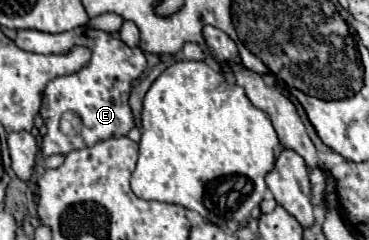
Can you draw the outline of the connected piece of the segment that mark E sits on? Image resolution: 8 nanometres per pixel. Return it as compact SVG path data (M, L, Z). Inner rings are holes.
M76 27L72 31L64 31L56 35L30 31L30 29L18 31L16 45L32 53L64 53L74 45L86 45L92 51L90 63L80 73L52 79L44 89L42 109L40 109L44 125L48 127L48 133L40 145L40 153L44 159L56 153L68 155L76 149L90 147L100 139L124 137L134 127L134 115L128 99L134 81L146 69L144 53L138 47L130 49L116 35L88 29L88 27Z

